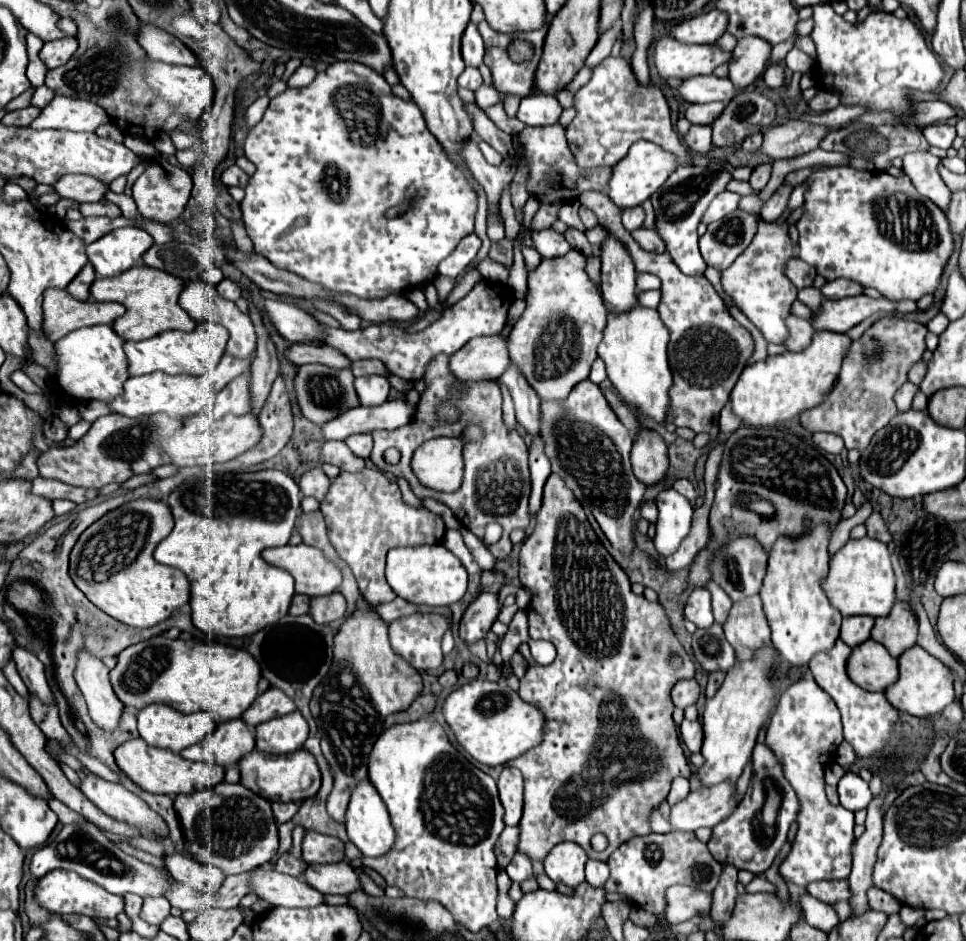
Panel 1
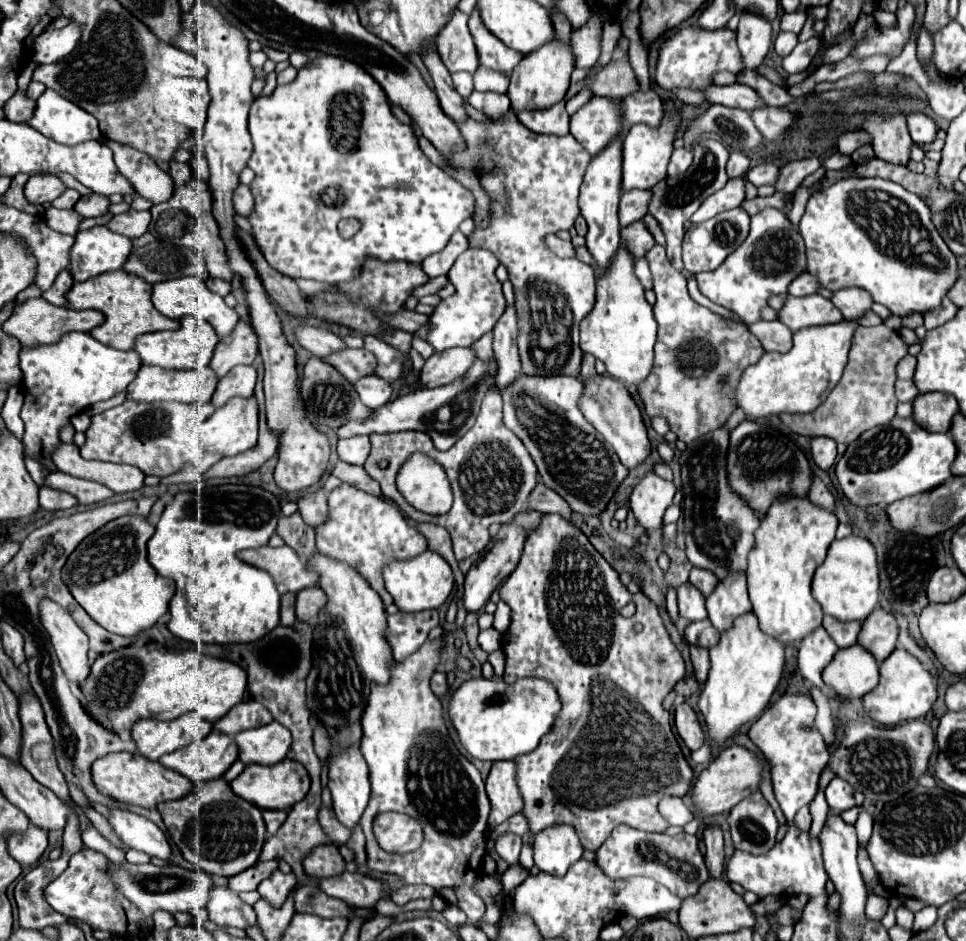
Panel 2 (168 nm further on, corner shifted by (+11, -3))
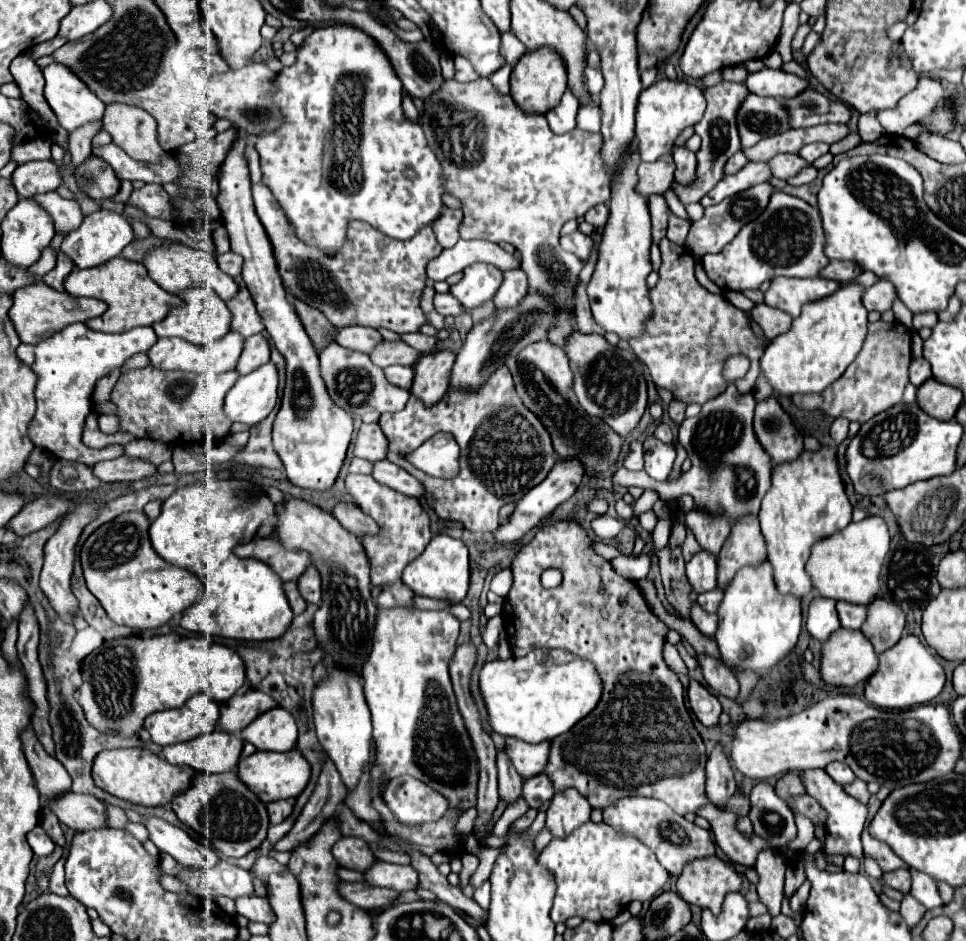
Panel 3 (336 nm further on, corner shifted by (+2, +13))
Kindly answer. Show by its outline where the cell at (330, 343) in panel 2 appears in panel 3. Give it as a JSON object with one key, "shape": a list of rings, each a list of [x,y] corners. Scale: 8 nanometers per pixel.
{"shape":[[[346,326],[340,328],[336,332],[334,338],[340,346],[350,348],[350,350],[358,350],[358,352],[372,352],[374,344],[378,344],[378,340],[382,340],[382,336],[374,330],[374,328],[366,328],[366,326]]]}

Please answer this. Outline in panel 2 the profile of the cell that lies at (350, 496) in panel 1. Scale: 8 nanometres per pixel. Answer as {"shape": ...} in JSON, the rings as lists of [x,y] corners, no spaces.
{"shape":[[[341,484],[329,494],[329,518],[321,528],[317,528],[317,550],[335,560],[347,562],[361,572],[369,586],[381,596],[383,604],[391,606],[393,600],[385,590],[381,570],[393,560],[419,556],[427,550],[427,540],[405,520],[403,512],[391,500],[375,498],[353,488],[351,484]]]}

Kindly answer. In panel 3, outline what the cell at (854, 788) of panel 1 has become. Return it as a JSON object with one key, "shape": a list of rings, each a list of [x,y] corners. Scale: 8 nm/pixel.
{"shape":[[[842,762],[828,764],[828,766],[826,766],[826,774],[828,774],[834,782],[838,782],[838,784],[842,784],[842,786],[852,784],[852,782],[856,780],[856,774],[852,772],[852,768],[850,768],[848,764],[842,764]]]}

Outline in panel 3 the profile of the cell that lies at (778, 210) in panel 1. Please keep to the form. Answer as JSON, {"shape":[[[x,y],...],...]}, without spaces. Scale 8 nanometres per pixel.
{"shape":[[[816,142],[816,144],[806,144],[806,146],[798,152],[798,156],[804,158],[808,164],[812,164],[816,158],[820,158],[822,154],[826,154],[828,150],[830,150],[828,144],[824,144],[824,142]]]}

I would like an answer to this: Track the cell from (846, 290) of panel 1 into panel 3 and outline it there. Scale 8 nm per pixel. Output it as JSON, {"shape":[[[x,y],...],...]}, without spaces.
{"shape":[[[878,280],[874,286],[864,290],[862,302],[866,306],[866,310],[878,310],[878,312],[886,312],[892,308],[892,302],[896,298],[894,286],[888,280]]]}

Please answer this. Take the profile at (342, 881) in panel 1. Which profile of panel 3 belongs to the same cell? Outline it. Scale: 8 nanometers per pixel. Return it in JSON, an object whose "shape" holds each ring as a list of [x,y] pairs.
{"shape":[[[374,860],[374,864],[364,872],[364,882],[370,886],[404,892],[418,886],[418,872],[410,864],[400,866],[384,860]]]}

